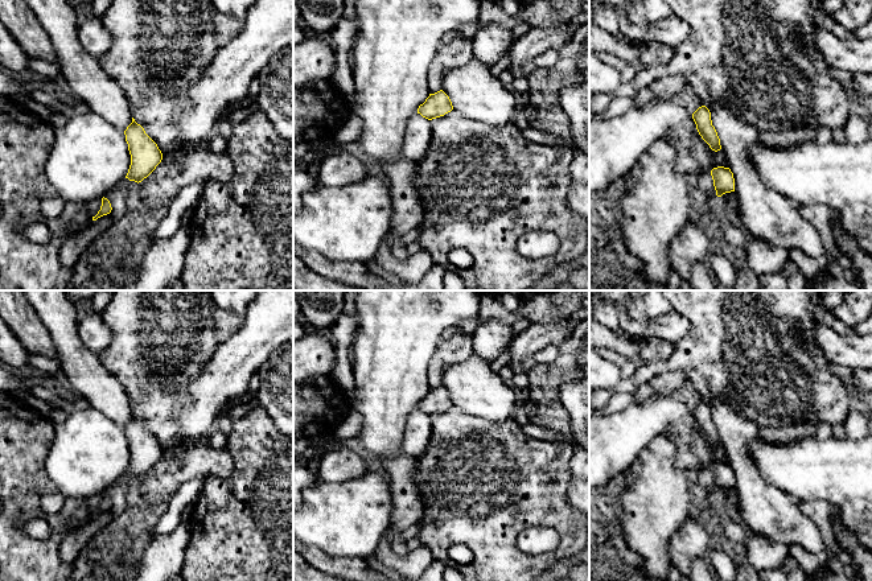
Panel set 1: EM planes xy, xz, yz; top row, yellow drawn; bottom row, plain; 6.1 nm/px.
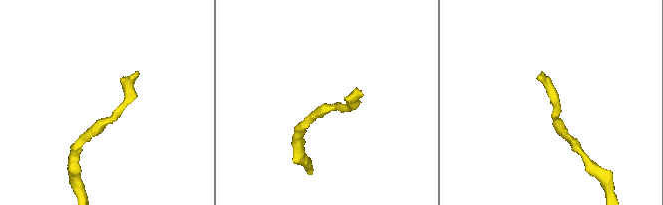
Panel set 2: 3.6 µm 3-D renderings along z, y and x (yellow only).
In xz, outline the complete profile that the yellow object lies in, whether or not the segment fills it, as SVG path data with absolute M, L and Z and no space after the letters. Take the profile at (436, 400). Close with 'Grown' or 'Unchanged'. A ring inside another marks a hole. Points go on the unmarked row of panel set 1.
M437 387L435 390L429 390L423 400L419 401L418 409L423 413L432 416L453 405L452 397L449 392L443 387Z. Unchanged

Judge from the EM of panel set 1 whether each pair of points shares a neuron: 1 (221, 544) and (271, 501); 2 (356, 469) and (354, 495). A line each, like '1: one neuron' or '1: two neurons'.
1: one neuron
2: two neurons

